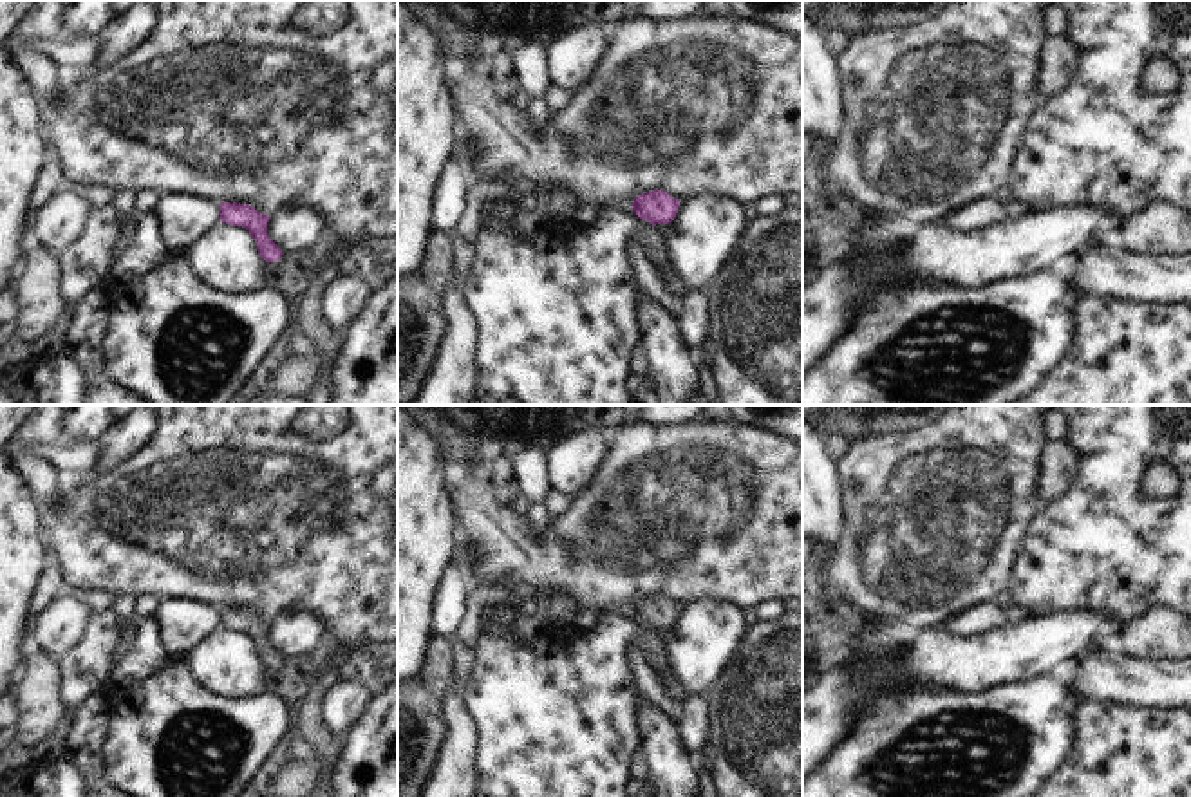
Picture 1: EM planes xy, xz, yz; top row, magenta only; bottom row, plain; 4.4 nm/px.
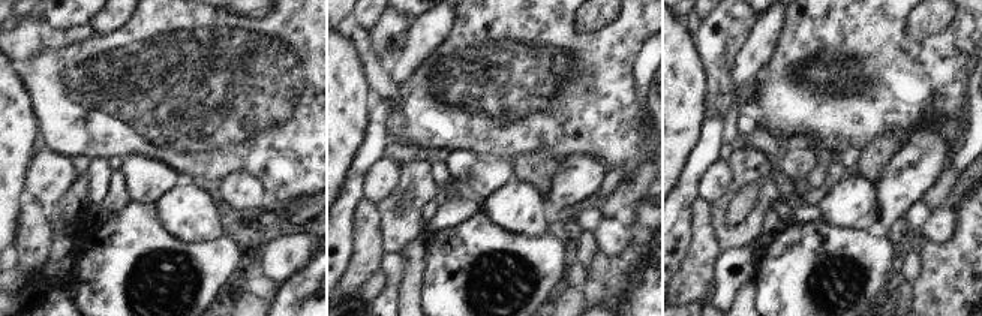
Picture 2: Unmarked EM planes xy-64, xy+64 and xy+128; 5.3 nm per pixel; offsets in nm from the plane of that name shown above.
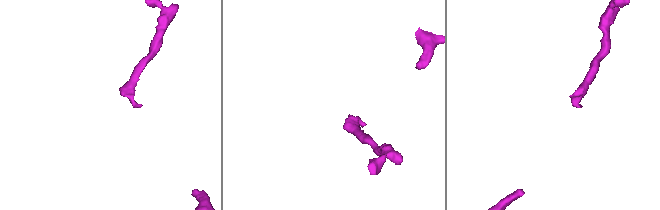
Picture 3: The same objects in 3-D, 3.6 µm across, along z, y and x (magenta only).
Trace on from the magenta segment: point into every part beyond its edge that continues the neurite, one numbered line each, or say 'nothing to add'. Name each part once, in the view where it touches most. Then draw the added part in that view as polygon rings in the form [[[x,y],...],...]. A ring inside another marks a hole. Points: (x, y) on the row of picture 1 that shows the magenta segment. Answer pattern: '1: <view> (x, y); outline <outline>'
nothing to add

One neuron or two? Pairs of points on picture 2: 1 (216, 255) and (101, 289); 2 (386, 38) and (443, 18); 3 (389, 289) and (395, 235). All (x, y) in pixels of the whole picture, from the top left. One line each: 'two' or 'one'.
1: one
2: two
3: two

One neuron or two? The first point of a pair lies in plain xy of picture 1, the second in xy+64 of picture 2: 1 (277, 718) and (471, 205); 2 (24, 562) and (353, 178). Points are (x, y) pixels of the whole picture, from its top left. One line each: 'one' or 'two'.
1: two
2: two

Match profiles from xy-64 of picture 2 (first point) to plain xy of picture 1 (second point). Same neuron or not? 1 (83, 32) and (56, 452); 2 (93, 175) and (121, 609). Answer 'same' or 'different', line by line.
1: same
2: same

